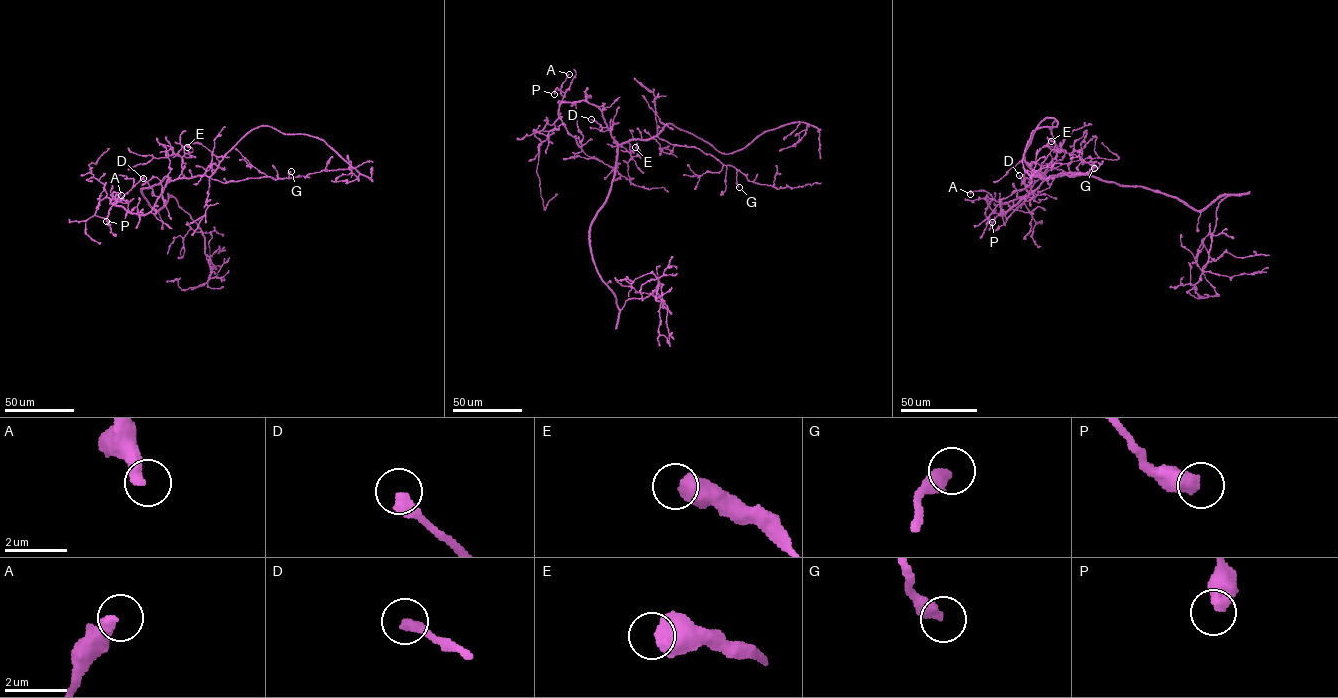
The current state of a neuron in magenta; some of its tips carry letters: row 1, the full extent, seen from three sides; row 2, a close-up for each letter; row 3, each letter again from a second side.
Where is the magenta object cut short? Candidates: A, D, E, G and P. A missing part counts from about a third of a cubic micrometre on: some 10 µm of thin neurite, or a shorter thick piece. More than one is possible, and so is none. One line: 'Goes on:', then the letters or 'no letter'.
Goes on: D, G

